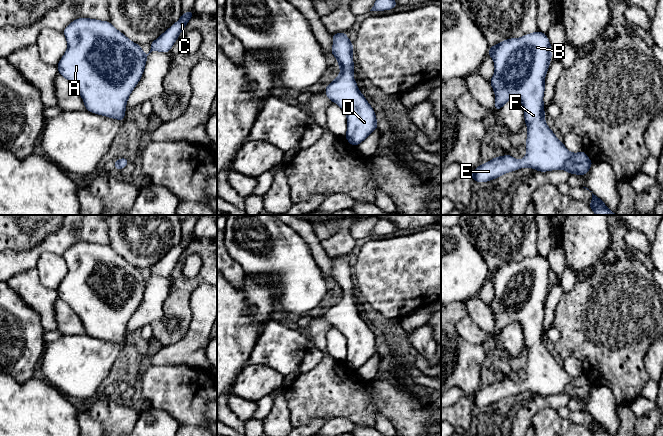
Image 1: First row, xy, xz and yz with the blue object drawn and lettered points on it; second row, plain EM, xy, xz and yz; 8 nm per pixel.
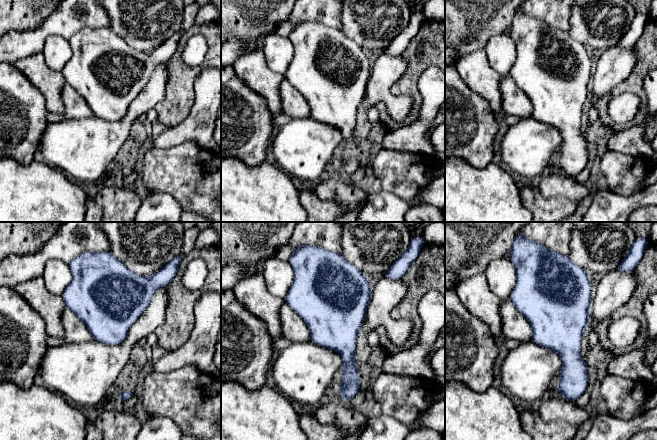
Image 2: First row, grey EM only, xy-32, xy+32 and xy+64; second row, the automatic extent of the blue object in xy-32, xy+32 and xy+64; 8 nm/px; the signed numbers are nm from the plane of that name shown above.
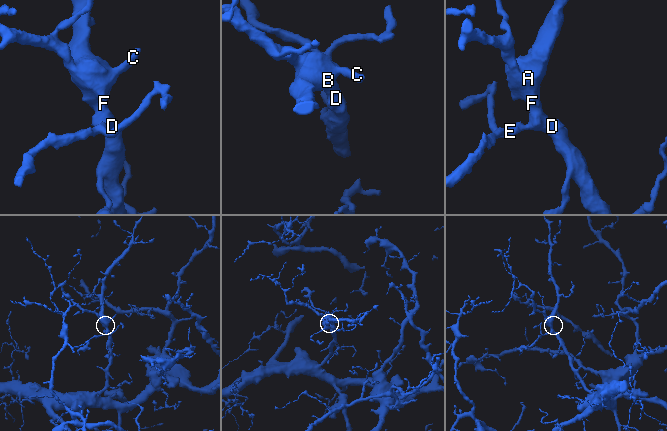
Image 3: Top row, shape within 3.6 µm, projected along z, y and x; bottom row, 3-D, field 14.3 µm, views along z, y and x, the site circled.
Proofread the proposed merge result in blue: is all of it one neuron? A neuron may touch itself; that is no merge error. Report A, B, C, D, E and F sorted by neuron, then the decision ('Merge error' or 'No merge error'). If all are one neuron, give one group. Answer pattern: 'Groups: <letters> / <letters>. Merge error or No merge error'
Groups: A B C D E F. No merge error

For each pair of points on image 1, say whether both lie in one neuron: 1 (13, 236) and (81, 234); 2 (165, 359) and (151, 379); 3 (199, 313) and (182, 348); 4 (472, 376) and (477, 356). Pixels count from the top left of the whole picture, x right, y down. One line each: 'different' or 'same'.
1: different
2: different
3: same
4: same

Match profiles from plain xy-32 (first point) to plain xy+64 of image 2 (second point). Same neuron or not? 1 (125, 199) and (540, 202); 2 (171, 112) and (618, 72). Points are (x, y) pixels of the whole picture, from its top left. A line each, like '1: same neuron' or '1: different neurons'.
1: different neurons
2: different neurons

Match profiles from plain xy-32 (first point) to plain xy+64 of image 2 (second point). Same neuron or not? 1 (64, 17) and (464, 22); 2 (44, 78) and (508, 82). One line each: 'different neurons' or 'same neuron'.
1: different neurons
2: different neurons

